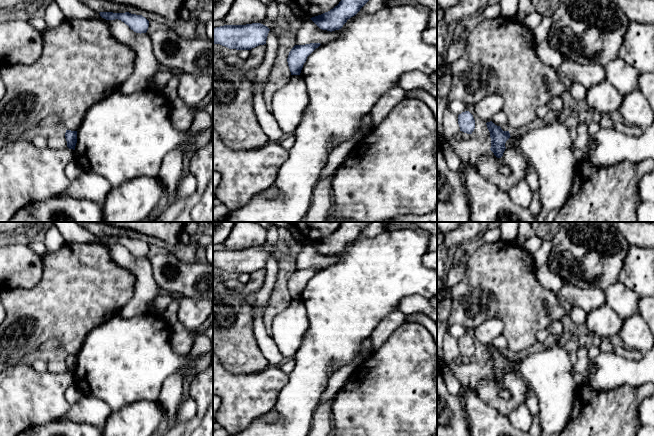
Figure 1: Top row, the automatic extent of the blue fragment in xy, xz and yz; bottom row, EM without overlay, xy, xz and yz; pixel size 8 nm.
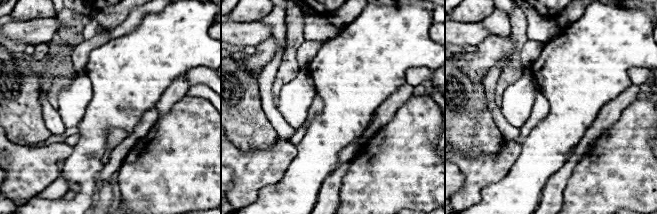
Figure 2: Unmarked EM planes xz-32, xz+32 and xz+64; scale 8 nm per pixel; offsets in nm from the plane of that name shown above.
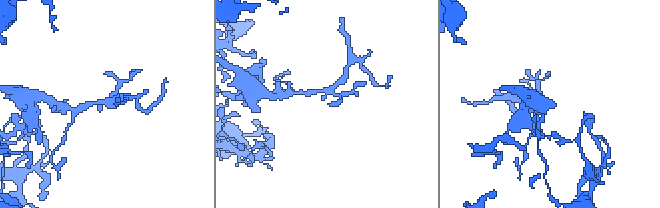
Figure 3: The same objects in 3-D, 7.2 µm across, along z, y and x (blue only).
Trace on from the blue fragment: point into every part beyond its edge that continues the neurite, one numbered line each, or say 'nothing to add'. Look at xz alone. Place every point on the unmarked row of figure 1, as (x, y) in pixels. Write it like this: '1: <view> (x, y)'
nothing to add

